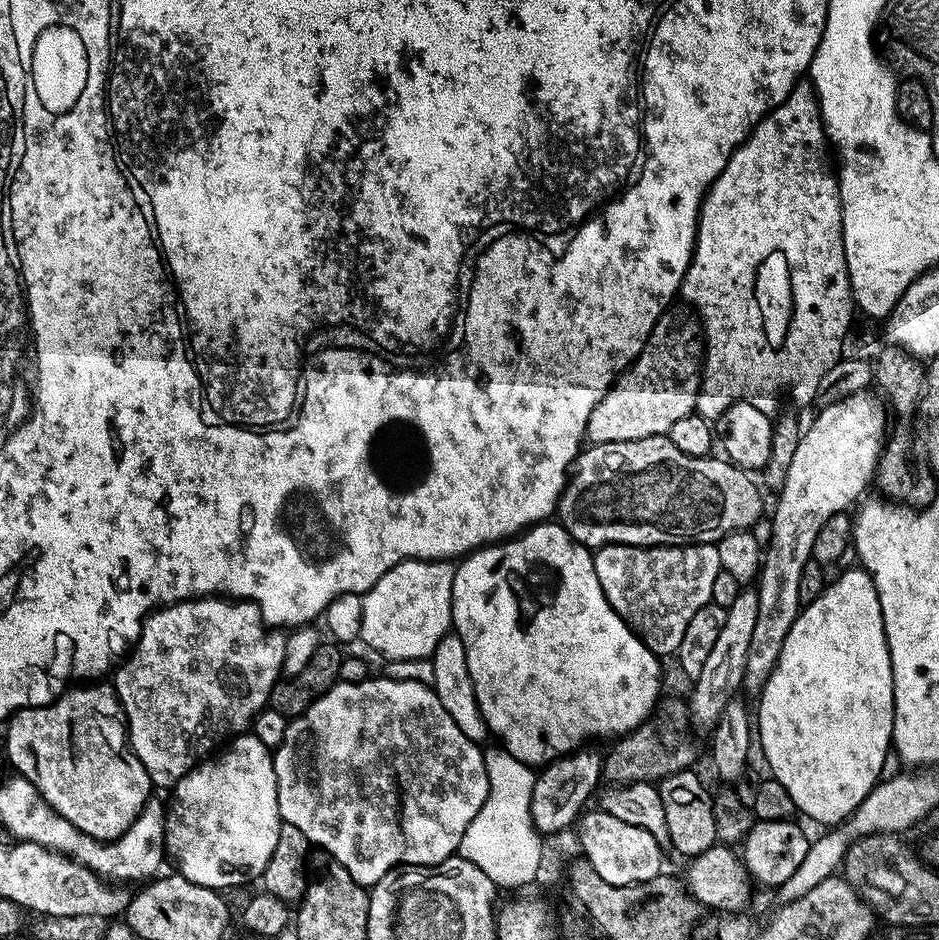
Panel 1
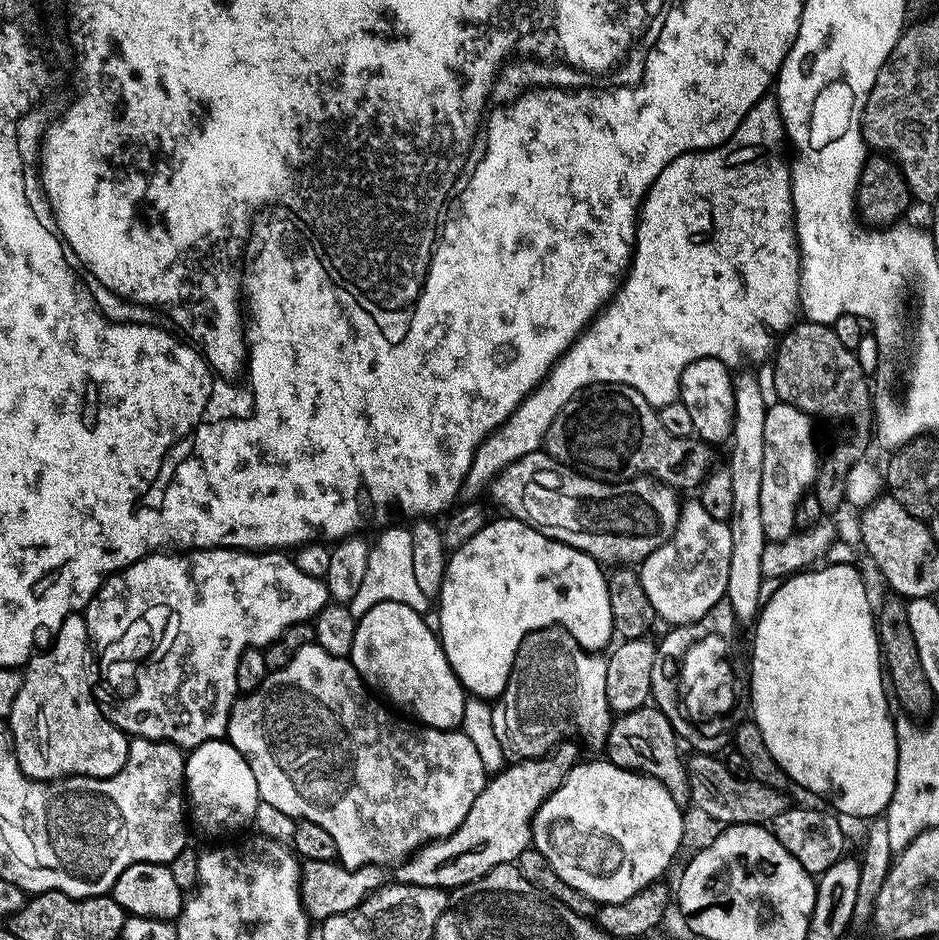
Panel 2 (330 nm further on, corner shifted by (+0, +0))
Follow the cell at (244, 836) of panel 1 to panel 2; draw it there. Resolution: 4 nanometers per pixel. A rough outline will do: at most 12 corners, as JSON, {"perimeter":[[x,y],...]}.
{"perimeter":[[227,739],[191,749],[191,823],[224,838],[255,821],[254,770]]}

